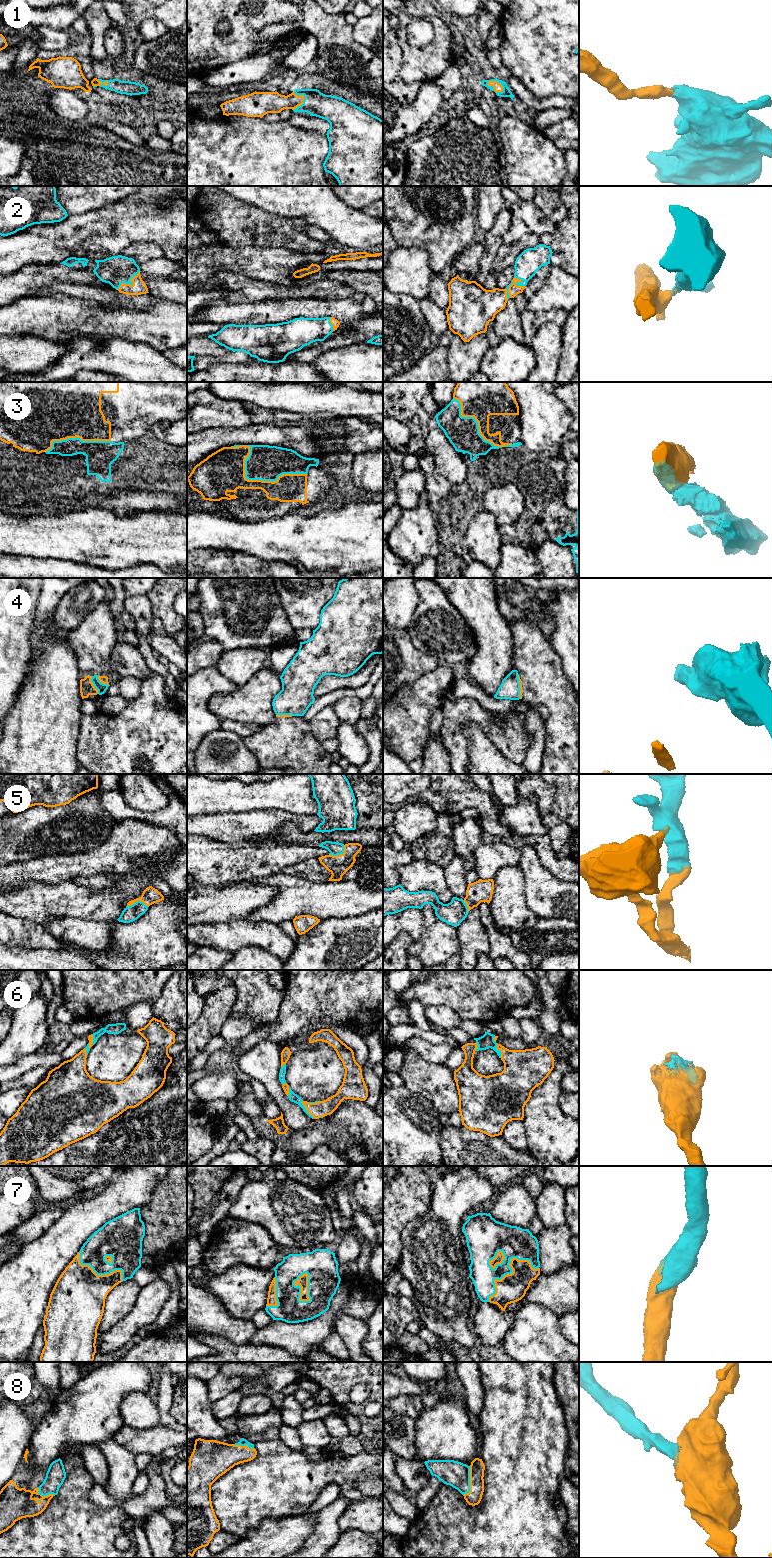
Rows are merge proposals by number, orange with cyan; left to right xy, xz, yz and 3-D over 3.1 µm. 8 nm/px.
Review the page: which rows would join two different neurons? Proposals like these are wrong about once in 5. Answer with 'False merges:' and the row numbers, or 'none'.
False merges: 3, 4

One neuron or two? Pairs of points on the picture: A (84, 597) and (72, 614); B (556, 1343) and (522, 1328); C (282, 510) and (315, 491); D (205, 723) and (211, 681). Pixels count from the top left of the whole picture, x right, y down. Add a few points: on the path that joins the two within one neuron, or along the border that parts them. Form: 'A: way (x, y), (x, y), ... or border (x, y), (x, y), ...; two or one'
A: way (80, 601), (72, 610); one
B: way (548, 1343), (537, 1335), (530, 1335); one
C: way (290, 502), (302, 491), (307, 491); one
D: way (201, 713), (201, 691); one

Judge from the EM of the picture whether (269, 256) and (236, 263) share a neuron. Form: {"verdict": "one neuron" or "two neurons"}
{"verdict": "one neuron"}

